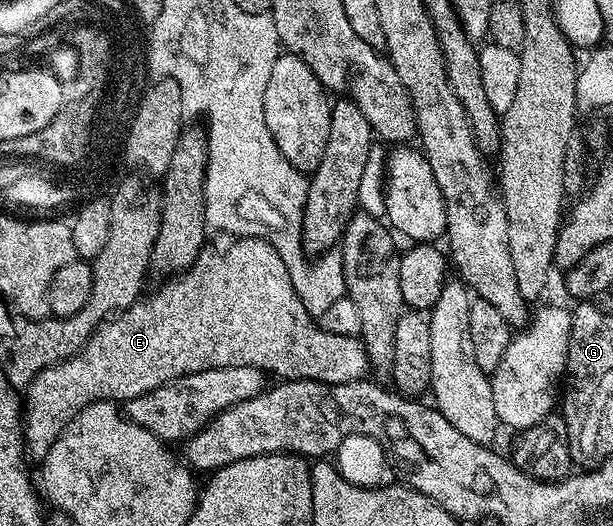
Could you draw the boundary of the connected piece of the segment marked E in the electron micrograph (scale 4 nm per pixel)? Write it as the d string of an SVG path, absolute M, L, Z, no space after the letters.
M241 236L228 239L226 242L228 244L224 248L205 246L199 251L199 256L187 268L186 272L164 279L162 281L163 285L156 292L149 293L150 291L148 291L146 295L136 300L134 304L129 305L122 312L100 324L95 333L87 339L81 351L75 353L74 356L70 356L67 360L62 360L60 364L52 364L50 368L41 370L35 375L25 389L25 407L21 412L23 451L28 461L42 462L45 454L49 454L49 446L53 446L53 442L65 431L73 417L81 410L85 410L85 406L89 406L98 400L126 402L137 398L141 394L149 394L149 390L157 390L159 384L167 384L170 380L176 380L201 370L213 370L214 368L224 368L225 366L253 366L254 368L260 368L264 374L276 372L279 378L283 380L316 380L322 384L348 384L354 380L364 379L368 375L367 350L363 345L362 339L358 335L335 336L332 332L326 332L316 321L315 324L311 321L314 320L312 313L308 312L307 307L301 302L301 298L289 278L289 270L285 266L285 262L281 262L281 254L277 254L277 250L270 242L256 236Z

